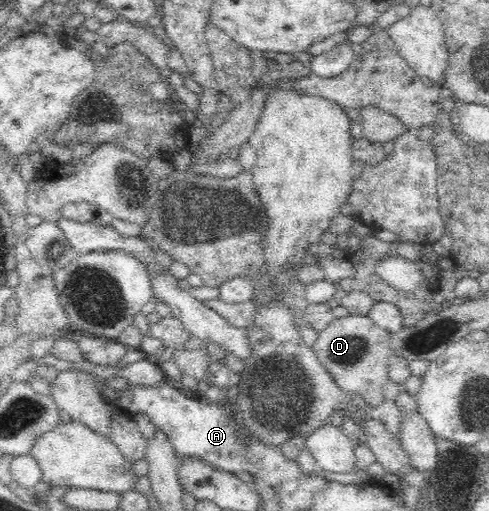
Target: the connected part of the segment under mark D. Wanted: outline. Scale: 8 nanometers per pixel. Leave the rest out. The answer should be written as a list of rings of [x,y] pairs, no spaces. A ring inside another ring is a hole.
[[[346,316],[335,319],[318,335],[311,349],[316,353],[319,361],[326,367],[332,375],[335,383],[347,394],[358,394],[364,398],[369,407],[375,407],[383,400],[382,388],[387,382],[388,376],[388,357],[391,355],[390,342],[391,333],[370,320],[368,316]]]

